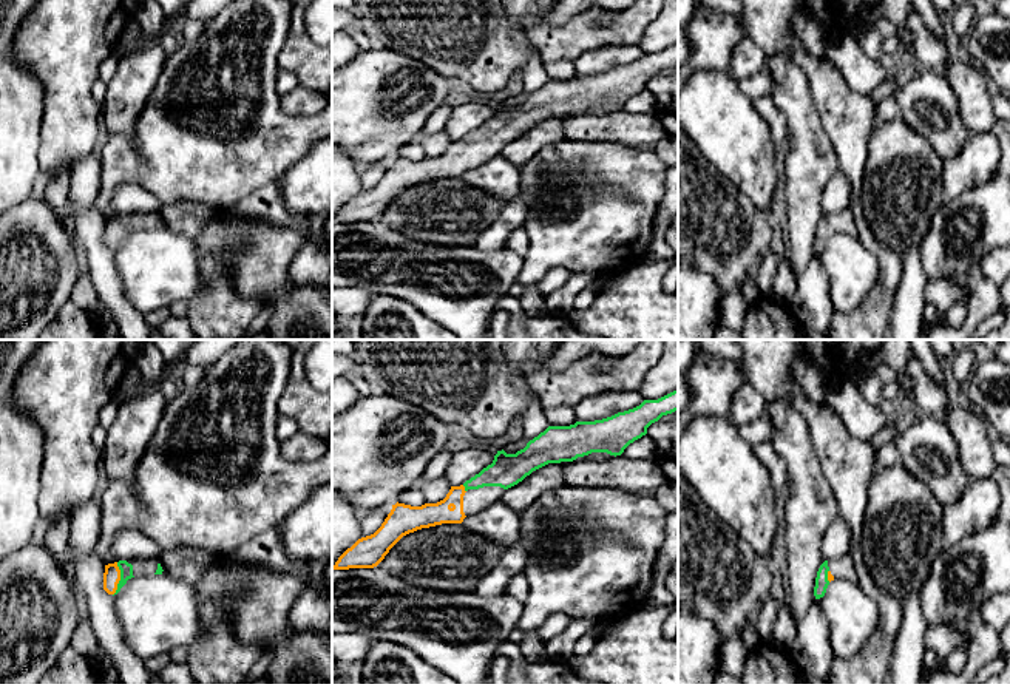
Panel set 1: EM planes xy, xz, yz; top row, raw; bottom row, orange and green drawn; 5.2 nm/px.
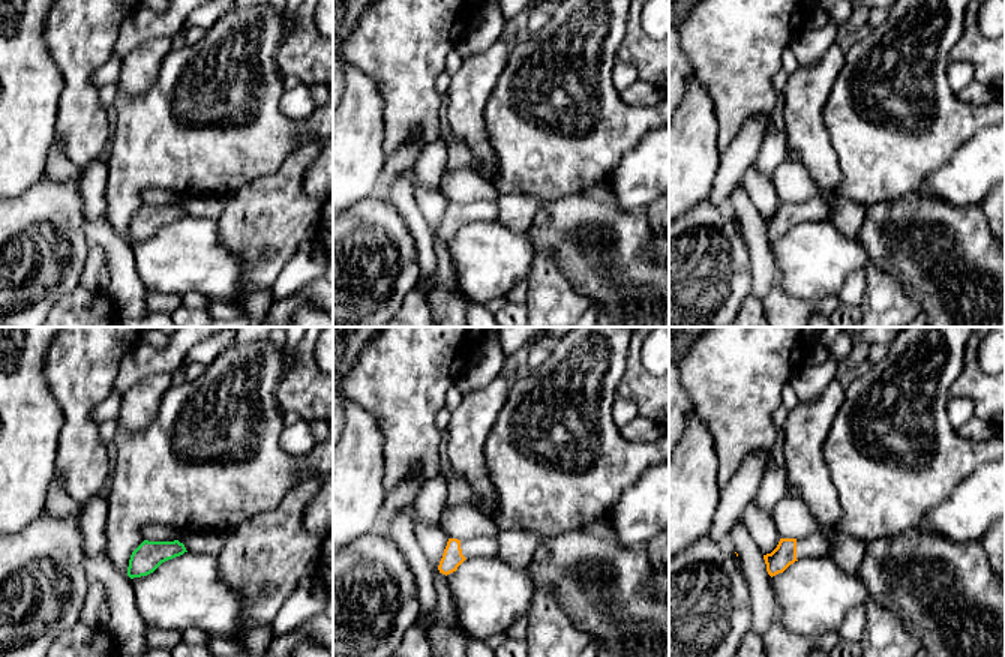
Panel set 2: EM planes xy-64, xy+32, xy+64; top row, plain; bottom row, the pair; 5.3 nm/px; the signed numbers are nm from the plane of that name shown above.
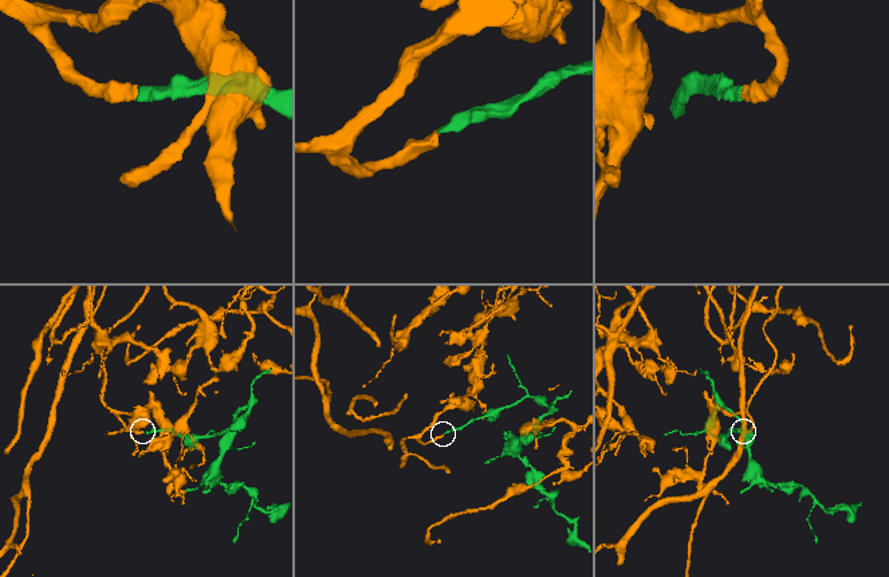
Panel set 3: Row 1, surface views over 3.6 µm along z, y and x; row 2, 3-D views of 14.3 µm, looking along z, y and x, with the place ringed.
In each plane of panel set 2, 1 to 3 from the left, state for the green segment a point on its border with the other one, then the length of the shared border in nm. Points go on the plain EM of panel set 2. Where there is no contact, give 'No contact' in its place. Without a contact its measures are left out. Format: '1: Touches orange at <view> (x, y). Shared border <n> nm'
1: No contact
2: No contact
3: No contact

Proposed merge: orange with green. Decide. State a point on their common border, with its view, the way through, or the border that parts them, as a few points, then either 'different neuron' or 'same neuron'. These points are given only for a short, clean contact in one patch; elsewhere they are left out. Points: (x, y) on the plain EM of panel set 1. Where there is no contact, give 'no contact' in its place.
contact xy (119, 233); way xy (111, 230), (119, 233), (125, 223); same neuron

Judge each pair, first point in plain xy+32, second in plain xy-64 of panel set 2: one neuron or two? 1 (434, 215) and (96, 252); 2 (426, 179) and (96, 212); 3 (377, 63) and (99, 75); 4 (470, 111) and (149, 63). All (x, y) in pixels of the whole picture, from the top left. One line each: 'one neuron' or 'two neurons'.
1: two neurons
2: one neuron
3: two neurons
4: one neuron

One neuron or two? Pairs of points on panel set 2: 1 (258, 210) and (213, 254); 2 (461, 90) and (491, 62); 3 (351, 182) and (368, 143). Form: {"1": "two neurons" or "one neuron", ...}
{"1": "two neurons", "2": "one neuron", "3": "one neuron"}

